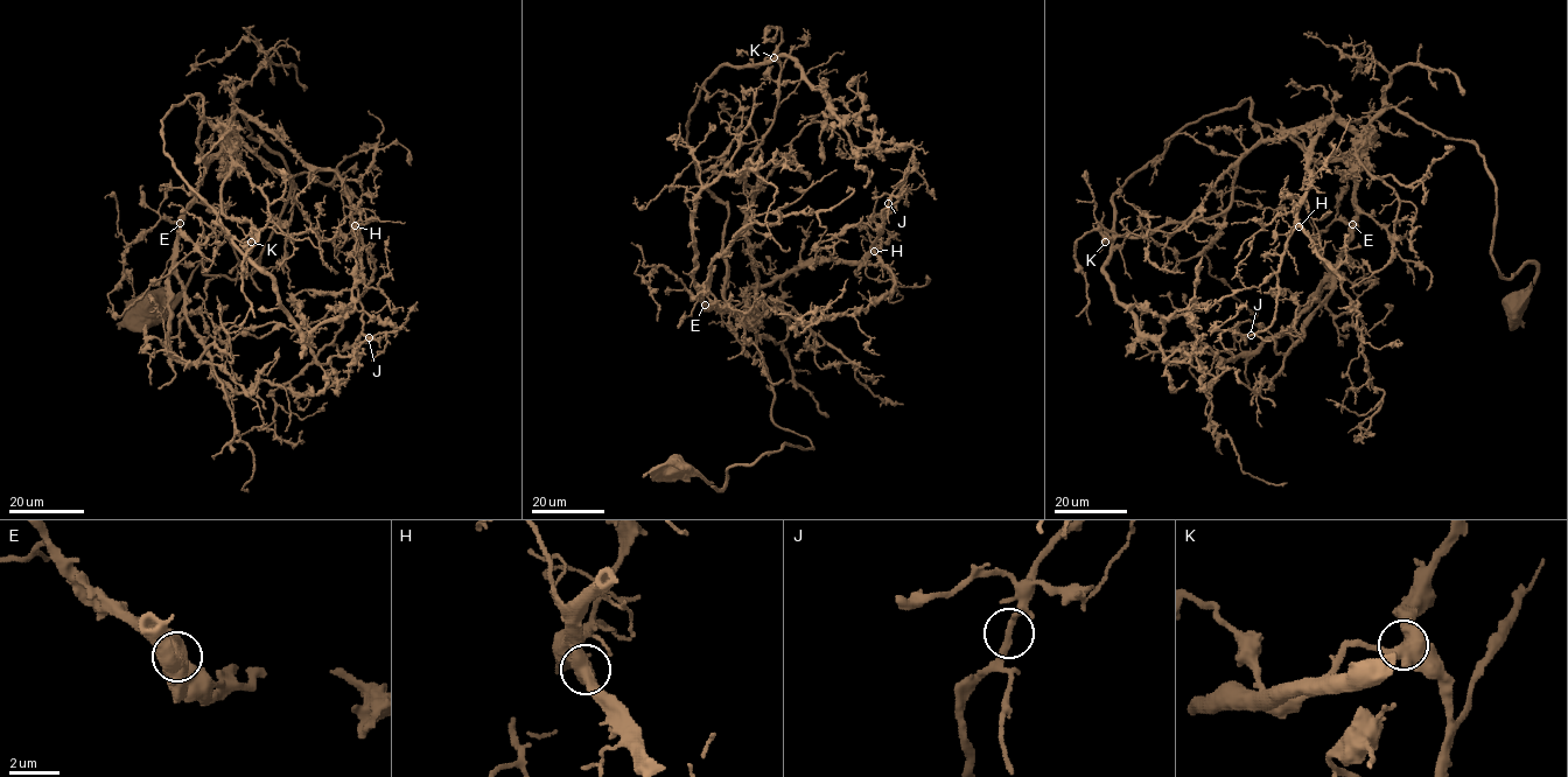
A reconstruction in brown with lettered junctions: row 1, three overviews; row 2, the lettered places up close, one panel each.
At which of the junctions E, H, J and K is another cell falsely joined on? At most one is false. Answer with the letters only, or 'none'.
none

